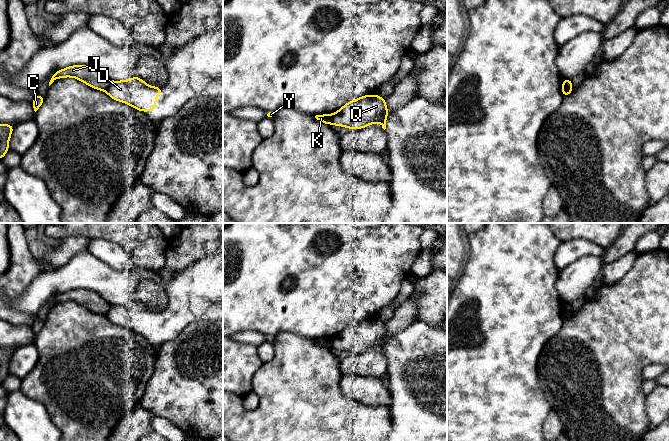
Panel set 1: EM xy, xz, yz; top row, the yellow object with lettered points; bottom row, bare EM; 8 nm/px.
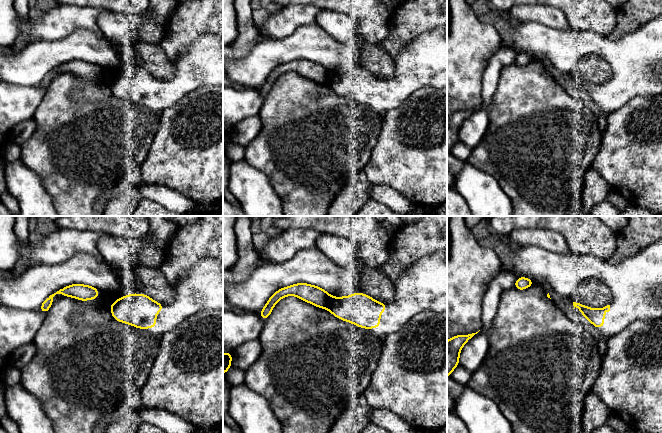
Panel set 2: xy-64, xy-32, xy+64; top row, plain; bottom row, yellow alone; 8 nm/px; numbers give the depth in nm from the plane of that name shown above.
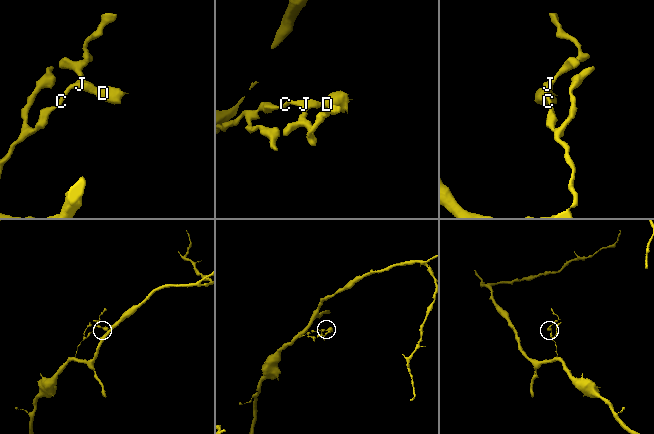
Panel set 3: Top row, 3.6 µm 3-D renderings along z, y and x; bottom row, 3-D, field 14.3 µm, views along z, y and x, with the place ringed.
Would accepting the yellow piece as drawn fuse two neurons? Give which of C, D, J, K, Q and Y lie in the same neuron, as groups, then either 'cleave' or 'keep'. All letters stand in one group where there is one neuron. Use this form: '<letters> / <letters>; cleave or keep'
C J K Y / D Q; cleave

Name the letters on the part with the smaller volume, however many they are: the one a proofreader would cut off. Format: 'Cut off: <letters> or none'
Cut off: D, Q

